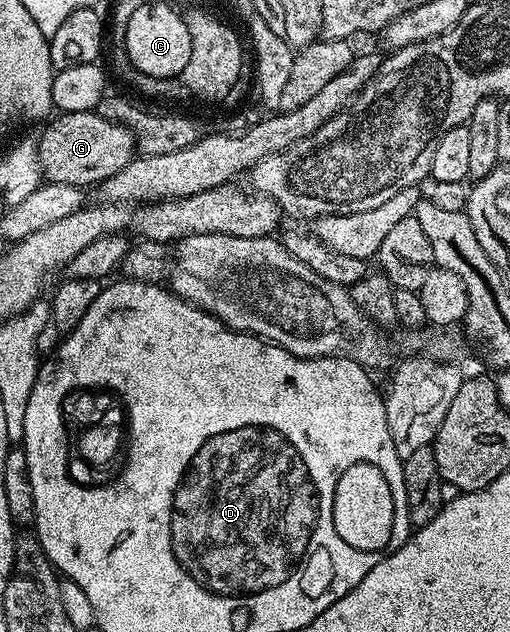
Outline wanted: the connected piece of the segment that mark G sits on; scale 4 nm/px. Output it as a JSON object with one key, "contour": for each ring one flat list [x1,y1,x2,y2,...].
{"contour":[[95,109,59,113,47,125,43,136,38,136,37,150,39,167,43,171,44,180,48,183,87,189,90,188,90,183,104,183,106,179,113,177,113,173,125,169,125,165,129,165,129,161,137,154,135,136,129,128,114,123,112,119,101,117]]}

